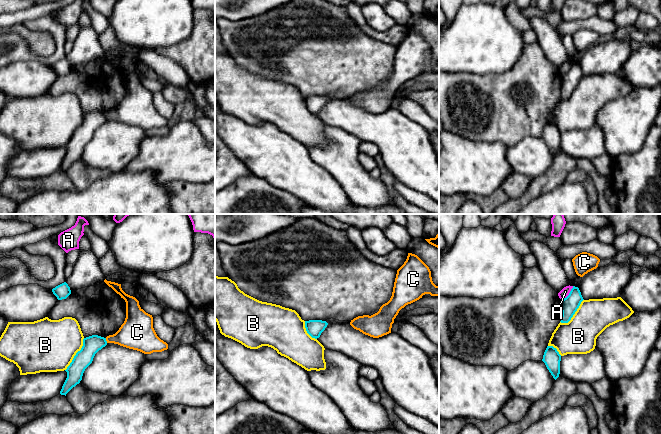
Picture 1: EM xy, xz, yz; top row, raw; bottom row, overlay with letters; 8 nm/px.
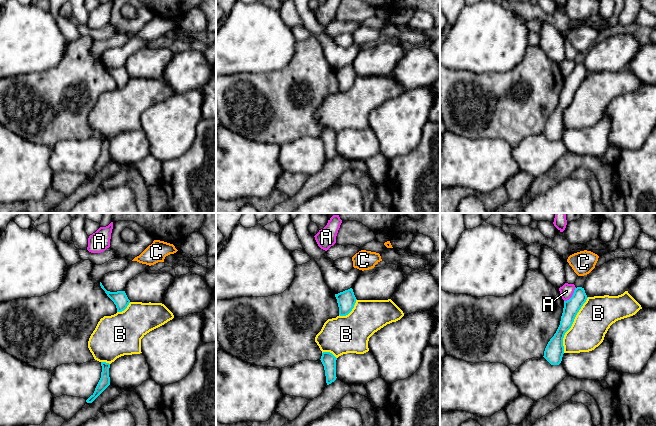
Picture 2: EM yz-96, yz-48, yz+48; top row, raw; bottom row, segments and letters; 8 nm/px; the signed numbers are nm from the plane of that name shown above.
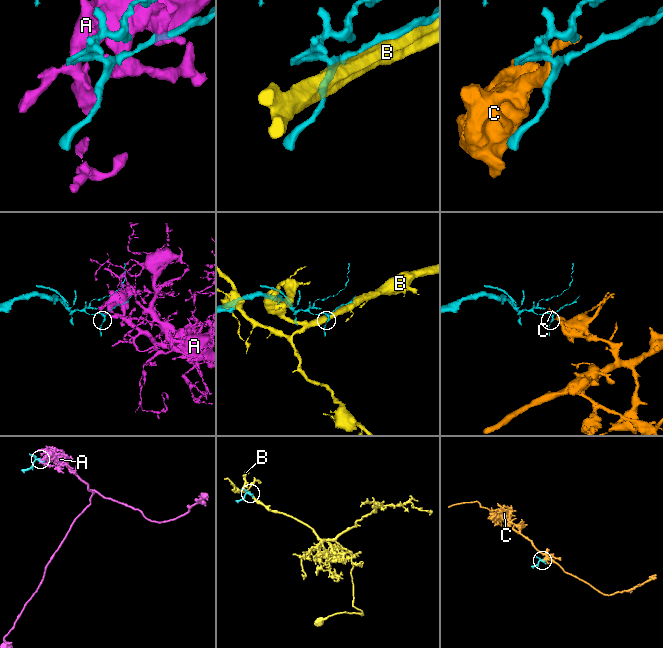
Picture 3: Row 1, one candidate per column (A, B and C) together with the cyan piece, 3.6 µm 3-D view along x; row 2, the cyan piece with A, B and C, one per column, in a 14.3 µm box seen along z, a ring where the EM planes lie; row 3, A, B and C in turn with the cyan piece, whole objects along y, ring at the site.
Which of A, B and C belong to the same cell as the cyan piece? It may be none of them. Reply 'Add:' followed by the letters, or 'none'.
Add: none

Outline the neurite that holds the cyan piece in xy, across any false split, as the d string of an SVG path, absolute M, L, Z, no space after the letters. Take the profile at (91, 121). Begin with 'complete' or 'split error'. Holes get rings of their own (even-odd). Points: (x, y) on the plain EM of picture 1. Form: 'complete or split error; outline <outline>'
complete; outline M92 111L83 115L83 122L76 129L72 138L65 146L67 154L60 167L65 171L82 156L85 145L92 139L95 130L107 121L106 114Z

